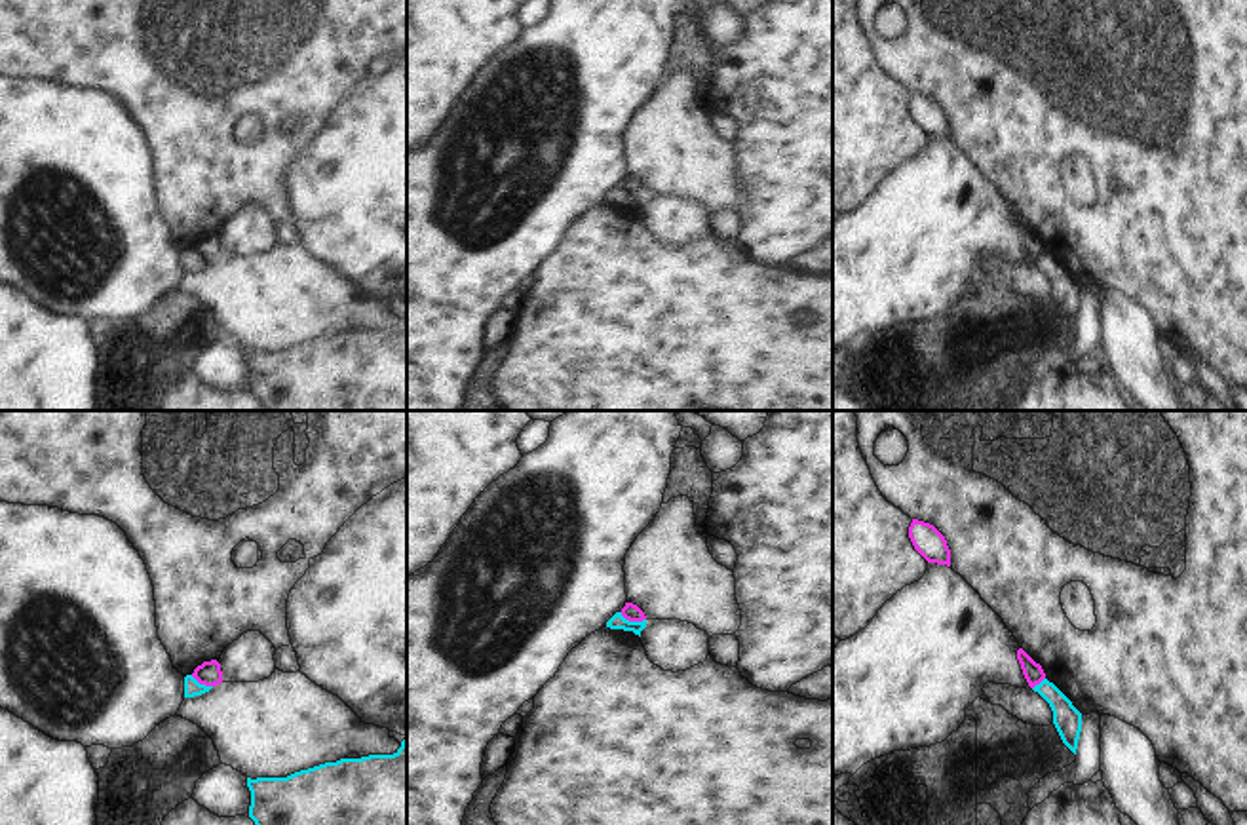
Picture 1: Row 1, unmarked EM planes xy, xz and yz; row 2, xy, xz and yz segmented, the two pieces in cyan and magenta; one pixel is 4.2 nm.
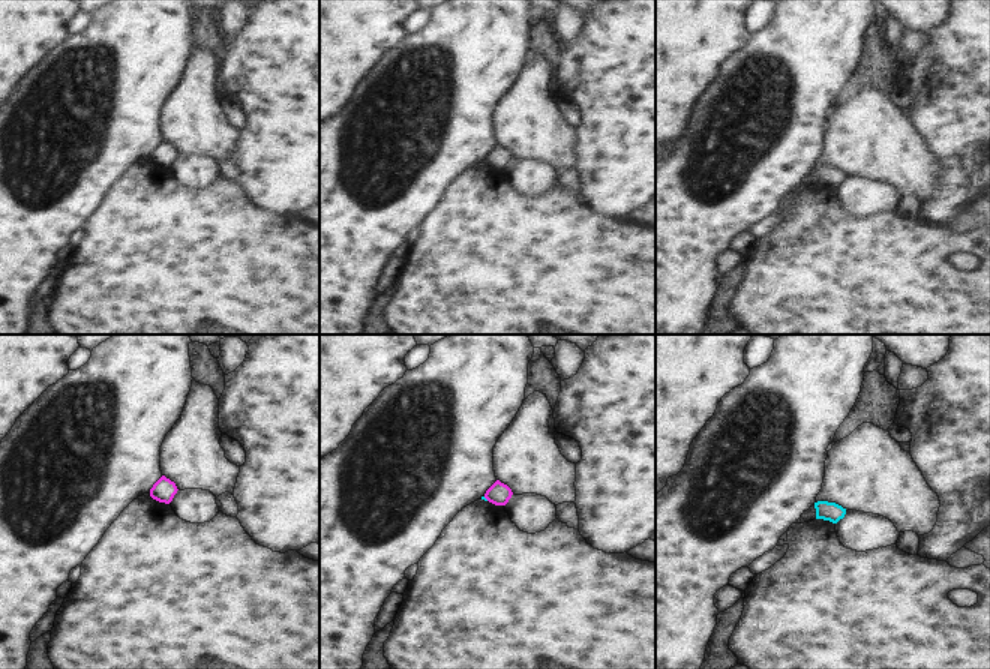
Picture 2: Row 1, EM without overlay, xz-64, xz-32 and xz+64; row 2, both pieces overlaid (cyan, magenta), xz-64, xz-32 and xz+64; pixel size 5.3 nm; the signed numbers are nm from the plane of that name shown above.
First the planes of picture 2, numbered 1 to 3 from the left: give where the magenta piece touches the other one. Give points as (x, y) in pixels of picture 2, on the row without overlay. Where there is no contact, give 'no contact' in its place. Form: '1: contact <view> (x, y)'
1: no contact
2: contact xz-32 (485, 162)
3: no contact

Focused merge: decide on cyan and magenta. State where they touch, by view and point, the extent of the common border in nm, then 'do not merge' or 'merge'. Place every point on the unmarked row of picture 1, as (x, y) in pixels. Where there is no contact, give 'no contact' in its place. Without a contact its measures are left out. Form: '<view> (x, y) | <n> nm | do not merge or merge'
xz (633, 196) | 120 nm | do not merge

